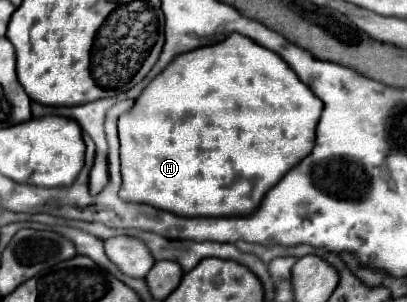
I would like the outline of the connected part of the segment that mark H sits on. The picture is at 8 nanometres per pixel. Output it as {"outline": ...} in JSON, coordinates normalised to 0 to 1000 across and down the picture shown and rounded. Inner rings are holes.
{"outline":[[[570,109],[550,136],[472,162],[462,175],[437,182],[423,195],[423,209],[388,242],[359,295],[344,308],[344,321],[329,334],[329,348],[290,387],[290,440],[295,440],[295,540],[300,540],[300,619],[295,652],[305,666],[329,672],[373,672],[378,685],[393,685],[403,699],[423,699],[432,712],[452,719],[560,719],[560,712],[614,712],[634,679],[649,639],[658,639],[747,513],[757,513],[771,487],[771,427],[786,394],[796,341],[767,308],[762,288],[752,288],[732,248],[713,228],[713,215],[663,162],[624,142],[619,129]]]}

